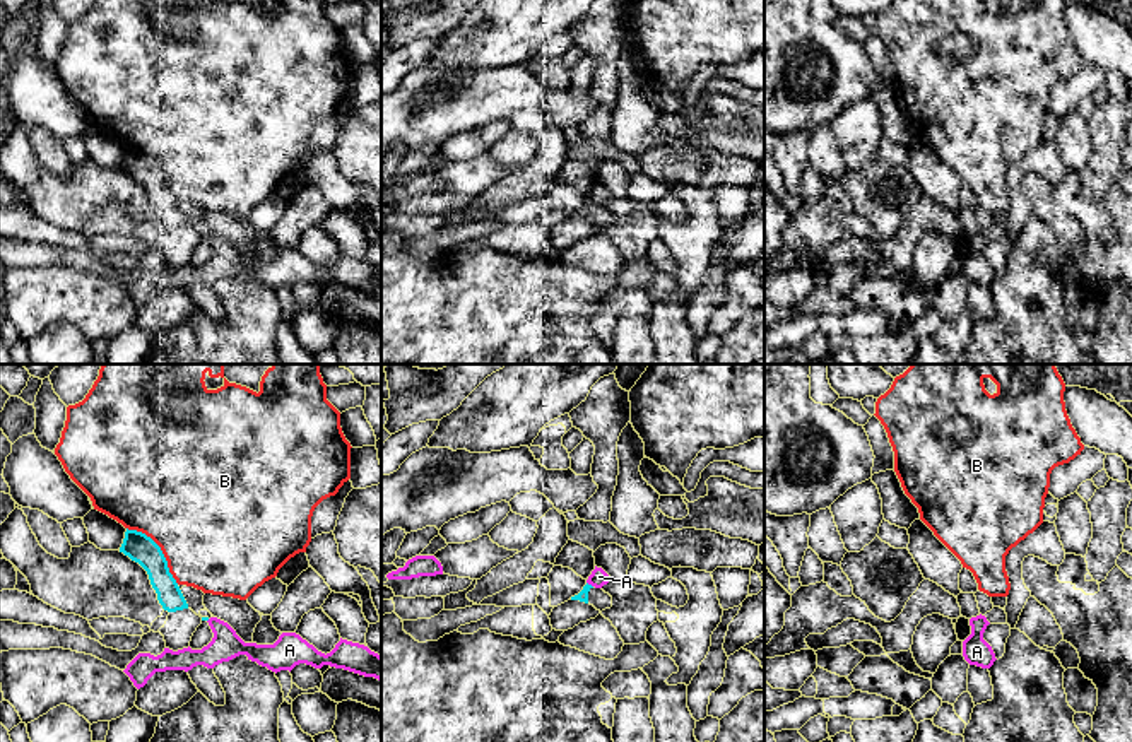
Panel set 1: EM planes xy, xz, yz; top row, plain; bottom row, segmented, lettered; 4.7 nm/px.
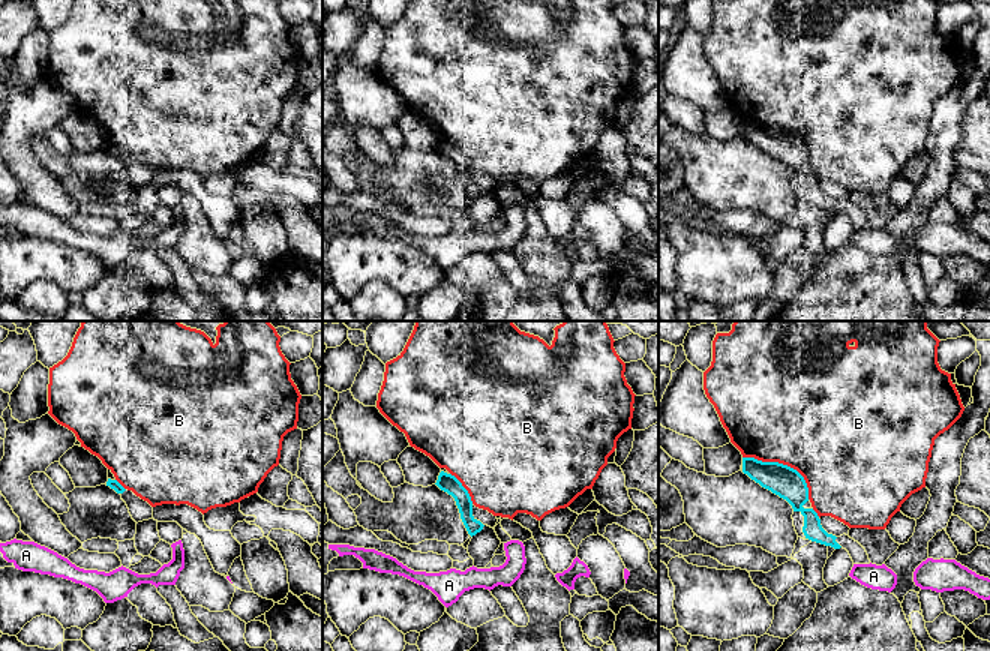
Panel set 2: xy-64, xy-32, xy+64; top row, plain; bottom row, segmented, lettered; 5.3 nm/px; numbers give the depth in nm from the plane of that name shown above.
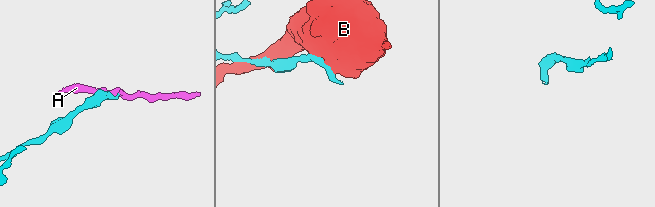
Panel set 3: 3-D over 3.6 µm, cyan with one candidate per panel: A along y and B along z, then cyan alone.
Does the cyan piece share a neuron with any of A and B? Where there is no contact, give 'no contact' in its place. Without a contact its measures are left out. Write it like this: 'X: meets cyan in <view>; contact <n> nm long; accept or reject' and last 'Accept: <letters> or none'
A: meets cyan in xz; contact 40 nm long; reject
B: meets cyan in xy; contact 360 nm long; reject
Accept: none

